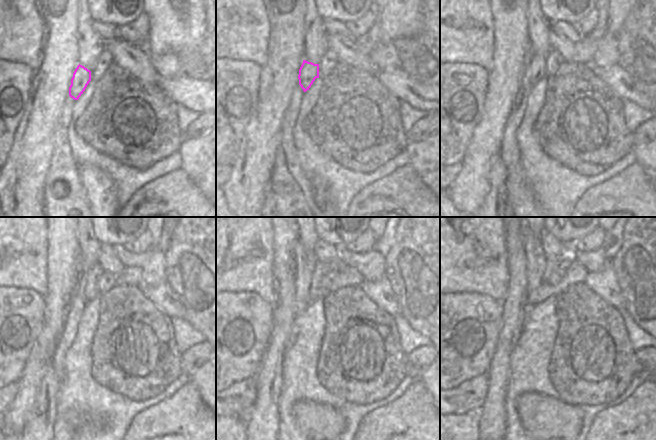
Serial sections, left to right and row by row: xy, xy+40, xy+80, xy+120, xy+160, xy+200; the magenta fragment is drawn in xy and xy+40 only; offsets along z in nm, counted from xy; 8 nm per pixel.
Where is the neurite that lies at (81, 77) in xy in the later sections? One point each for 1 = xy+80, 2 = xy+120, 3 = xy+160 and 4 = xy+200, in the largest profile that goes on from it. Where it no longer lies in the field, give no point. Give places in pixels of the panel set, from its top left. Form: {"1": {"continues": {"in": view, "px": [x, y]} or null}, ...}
{"1": {"continues": {"in": "xy+80", "px": [537, 64]}}, "2": {"continues": {"in": "xy+120", "px": [92, 273]}}, "3": {"continues": {"in": "xy+160", "px": [315, 290]}}, "4": {"continues": {"in": "xy+200", "px": [563, 261]}}}

